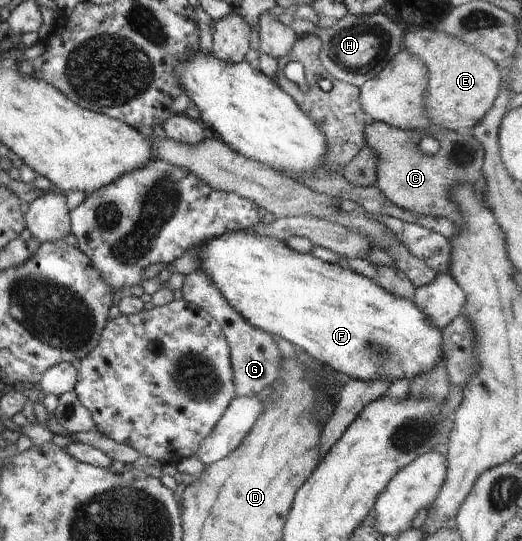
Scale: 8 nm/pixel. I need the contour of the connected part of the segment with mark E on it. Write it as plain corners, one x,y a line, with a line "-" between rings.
422,29
422,31
414,31
414,33
409,32
403,36
403,45
408,53
412,53
414,57
424,61
424,65
428,69
428,89
423,97
424,109
431,125
453,132
460,127
470,129
490,111
501,88
499,67
494,61
488,59
486,55
482,55
480,51
476,51
474,47
466,45
464,41
450,37
444,31

